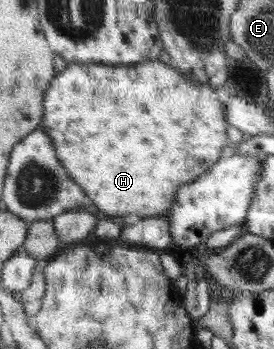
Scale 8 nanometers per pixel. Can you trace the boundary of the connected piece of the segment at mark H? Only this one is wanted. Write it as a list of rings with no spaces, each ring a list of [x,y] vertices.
[[[143,62],[142,66],[68,64],[46,92],[46,118],[40,127],[46,126],[70,177],[85,190],[100,216],[137,214],[145,218],[167,214],[176,201],[177,190],[208,173],[219,161],[222,148],[228,144],[227,104],[216,98],[215,88],[182,76],[162,62]]]

